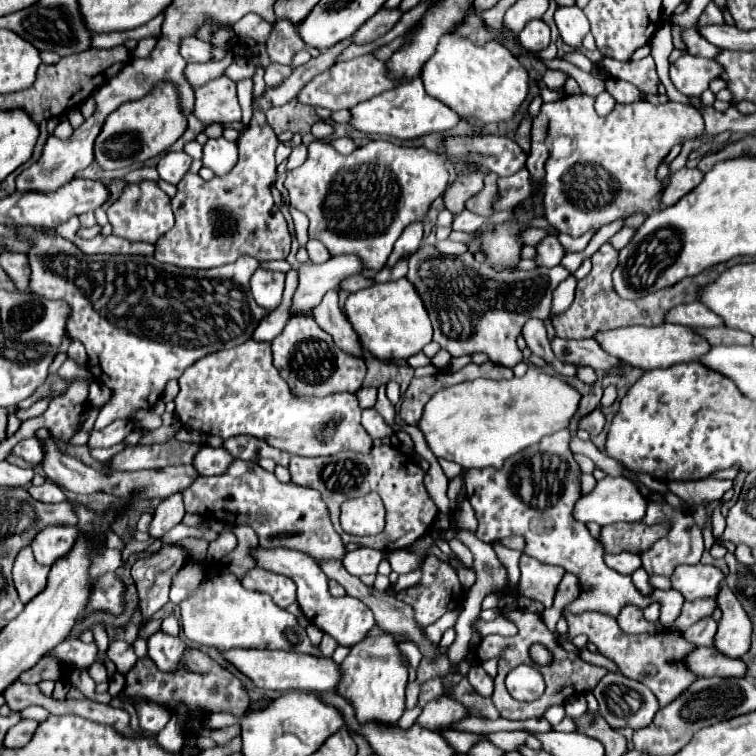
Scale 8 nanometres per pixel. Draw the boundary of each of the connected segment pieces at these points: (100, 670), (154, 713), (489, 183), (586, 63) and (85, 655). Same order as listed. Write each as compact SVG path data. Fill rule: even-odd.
M95 661L91 667L89 667L89 675L93 677L95 683L103 683L103 681L109 681L109 675L107 675L107 669L103 663Z
M141 701L141 705L137 705L137 717L143 731L157 735L171 719L171 713L165 713L165 709L157 709L157 705L145 705L145 701Z
M489 171L489 173L485 175L485 185L483 185L483 189L465 203L465 209L469 209L471 213L477 213L477 215L483 215L483 217L491 217L491 215L495 215L493 205L499 201L497 197L499 197L497 175Z
M573 49L569 53L557 58L564 59L587 73L590 73L594 66L594 64L582 53L580 49Z
M65 639L65 643L61 643L57 649L51 649L47 655L55 655L57 659L73 667L89 667L97 657L97 645L81 643L77 639Z

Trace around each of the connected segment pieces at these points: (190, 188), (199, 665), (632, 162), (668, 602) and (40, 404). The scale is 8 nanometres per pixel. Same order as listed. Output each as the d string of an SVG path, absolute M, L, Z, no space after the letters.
M261 111L253 113L249 129L239 137L239 161L231 173L225 177L213 177L211 181L201 179L195 173L187 173L177 185L177 195L173 197L173 213L175 227L161 235L155 243L155 259L161 263L169 263L183 269L211 269L237 261L243 255L249 255L257 261L269 259L285 259L291 249L291 233L287 229L287 221L279 207L271 197L271 183L275 181L275 149L279 145L277 135L267 125L265 115Z
M187 647L183 653L183 667L177 671L161 671L149 657L139 657L135 667L125 675L125 687L121 691L127 699L127 703L135 705L139 699L153 701L169 711L173 711L177 705L187 707L187 721L183 727L185 737L197 737L199 731L205 727L205 721L213 713L231 713L235 717L243 715L243 711L249 705L249 695L241 679L237 679L231 671L215 663L207 653L195 647Z
M565 95L561 101L543 103L541 107L541 113L549 119L547 147L551 153L547 159L545 217L559 233L571 237L581 237L591 229L637 213L653 215L661 207L663 193L657 167L673 145L681 145L705 129L701 113L685 103L617 103L607 117L599 117L593 101L589 95Z
M559 431L543 437L537 445L509 457L503 469L469 469L465 473L465 495L475 509L479 527L477 537L485 543L503 539L509 535L521 535L527 541L525 553L541 563L559 565L565 571L575 573L581 579L581 595L565 609L581 613L585 609L597 609L617 617L623 605L633 603L645 609L649 603L661 603L661 623L671 627L679 617L685 597L675 589L655 591L653 597L641 597L633 589L631 577L617 575L603 561L603 549L595 537L589 535L587 527L573 517L577 499L581 497L581 469L569 449L569 431Z
M41 397L39 401L35 401L27 411L17 411L17 417L23 421L25 417L35 417L35 415L41 415L47 407L49 407L51 401L47 401L47 397Z

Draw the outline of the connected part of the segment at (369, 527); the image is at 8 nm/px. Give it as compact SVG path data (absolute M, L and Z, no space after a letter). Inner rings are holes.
M377 493L349 499L341 505L340 523L351 535L377 535L385 527L385 507Z

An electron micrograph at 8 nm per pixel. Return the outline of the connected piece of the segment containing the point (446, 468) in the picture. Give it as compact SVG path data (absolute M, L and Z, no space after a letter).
M443 458L438 459L439 464L441 465L441 468L443 469L445 475L448 479L452 480L456 476L460 475L463 471L462 467L452 461L447 461Z

